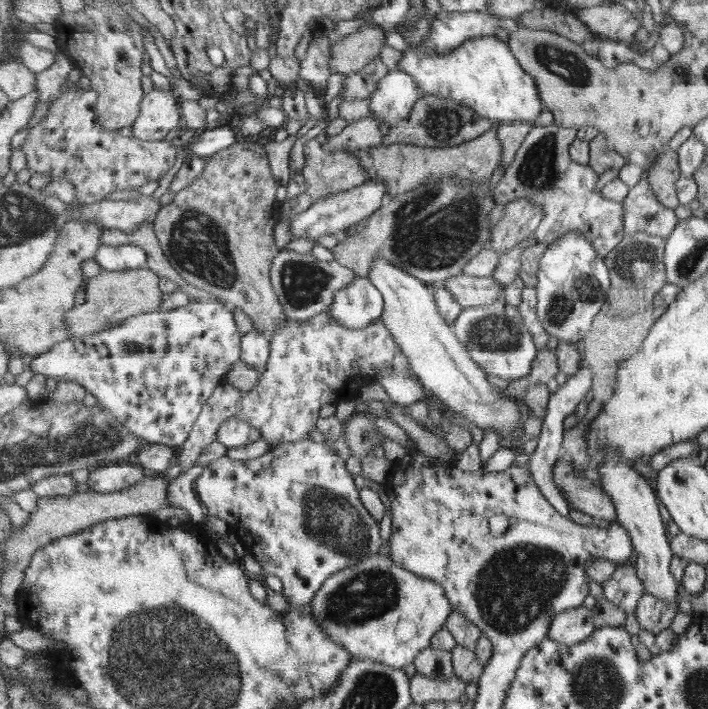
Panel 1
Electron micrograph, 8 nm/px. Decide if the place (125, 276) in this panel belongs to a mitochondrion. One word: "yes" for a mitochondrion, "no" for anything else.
no

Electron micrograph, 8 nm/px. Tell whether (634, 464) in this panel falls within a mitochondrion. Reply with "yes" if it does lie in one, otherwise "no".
no

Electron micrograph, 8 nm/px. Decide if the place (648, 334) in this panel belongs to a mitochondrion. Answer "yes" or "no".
no

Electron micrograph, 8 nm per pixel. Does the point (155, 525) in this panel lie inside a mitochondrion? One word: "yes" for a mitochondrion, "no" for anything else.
no

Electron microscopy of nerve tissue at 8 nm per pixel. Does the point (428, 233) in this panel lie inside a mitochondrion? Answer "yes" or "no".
yes

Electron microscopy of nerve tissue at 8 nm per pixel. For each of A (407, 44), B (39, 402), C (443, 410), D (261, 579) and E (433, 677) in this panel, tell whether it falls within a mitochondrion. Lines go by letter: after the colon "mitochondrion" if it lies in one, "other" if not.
A: other
B: other
C: other
D: other
E: other

